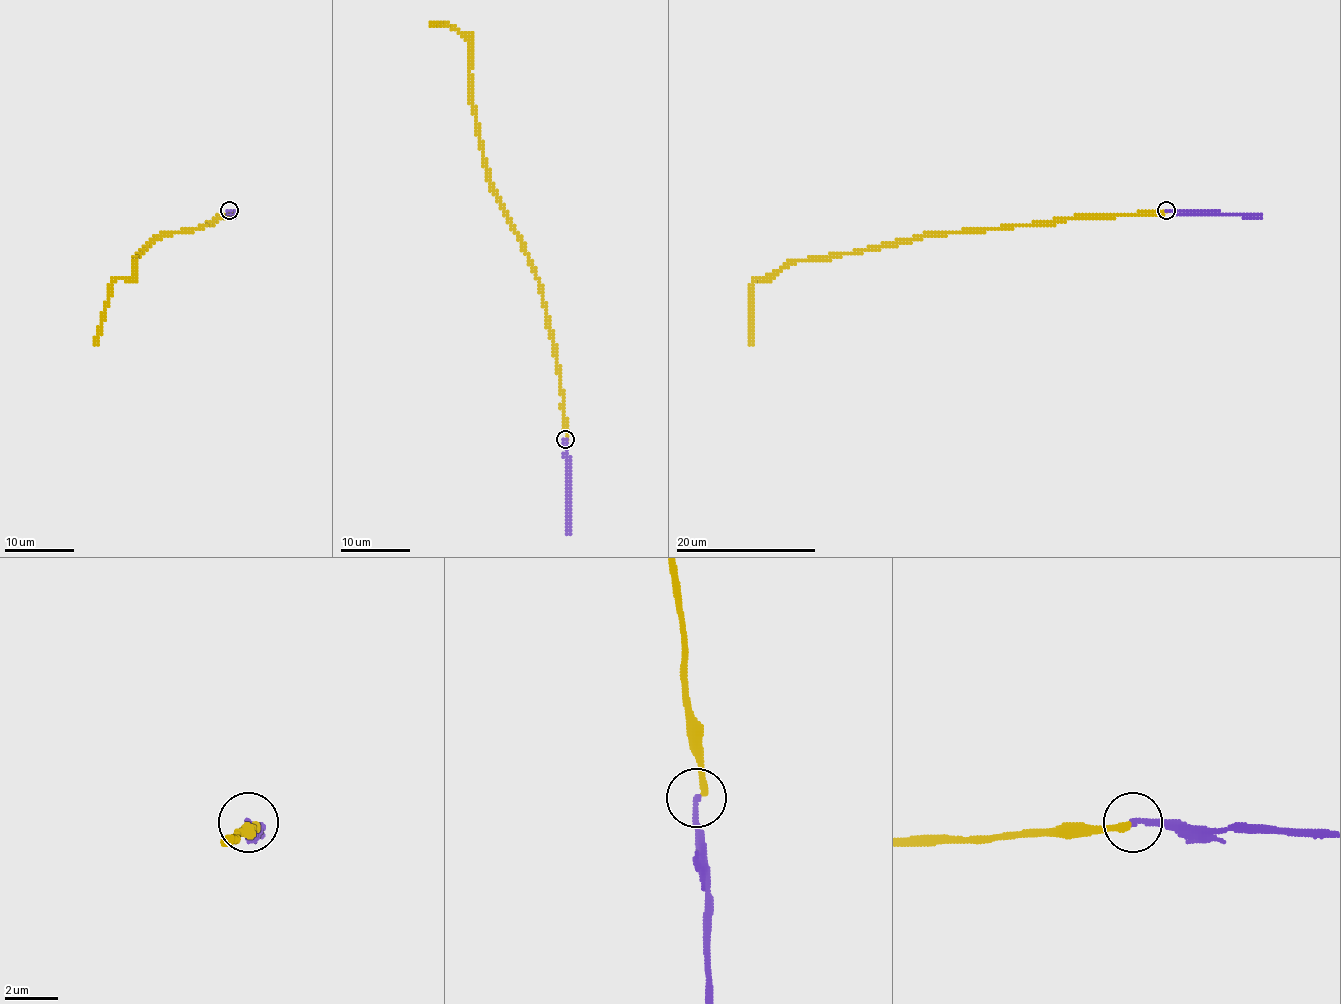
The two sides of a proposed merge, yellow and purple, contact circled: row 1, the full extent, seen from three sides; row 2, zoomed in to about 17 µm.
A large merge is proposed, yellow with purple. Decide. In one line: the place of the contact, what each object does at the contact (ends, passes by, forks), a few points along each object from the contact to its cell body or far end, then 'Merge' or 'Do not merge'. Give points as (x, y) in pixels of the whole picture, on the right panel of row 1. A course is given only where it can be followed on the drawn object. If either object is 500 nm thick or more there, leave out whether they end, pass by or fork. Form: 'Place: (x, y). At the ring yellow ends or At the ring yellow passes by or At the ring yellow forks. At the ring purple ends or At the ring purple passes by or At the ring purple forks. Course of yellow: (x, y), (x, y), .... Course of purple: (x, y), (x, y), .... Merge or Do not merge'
Place: (1166, 210). At the ring yellow ends. At the ring purple ends. Course of yellow: (1165, 210), (923, 233), (823, 259), (788, 261), (753, 280), (748, 345). Course of purple: (1165, 210), (1257, 214), (1260, 217). Do not merge

